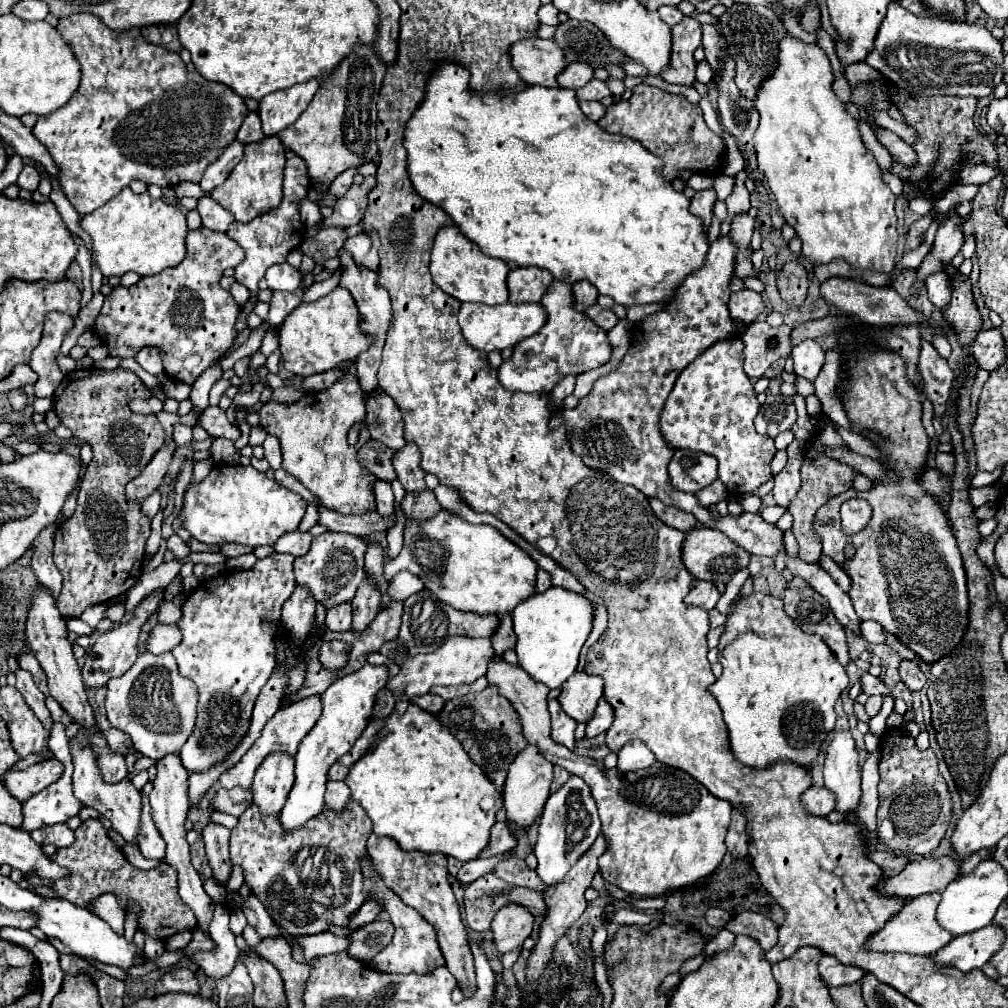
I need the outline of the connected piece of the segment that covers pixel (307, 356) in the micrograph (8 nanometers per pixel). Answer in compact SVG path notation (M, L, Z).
M337 286L333 292L329 292L325 298L319 298L311 304L297 306L283 322L281 334L279 334L279 348L283 366L297 376L311 376L319 372L327 372L341 362L357 360L359 352L365 352L371 346L371 340L363 336L363 330L359 328L359 310L355 308L353 296Z

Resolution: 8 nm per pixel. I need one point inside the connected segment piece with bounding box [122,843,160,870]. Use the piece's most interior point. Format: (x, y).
(132, 853)

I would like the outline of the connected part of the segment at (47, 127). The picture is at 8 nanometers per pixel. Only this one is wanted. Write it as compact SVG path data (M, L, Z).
M87 12L61 18L57 30L73 48L83 78L79 90L65 106L37 120L33 136L51 152L61 168L61 174L57 176L61 188L81 216L91 214L109 202L129 186L131 180L157 184L161 188L175 186L183 180L199 182L205 168L235 140L247 116L245 100L225 84L215 84L197 72L189 72L177 52L147 42L139 30L111 32L97 16Z

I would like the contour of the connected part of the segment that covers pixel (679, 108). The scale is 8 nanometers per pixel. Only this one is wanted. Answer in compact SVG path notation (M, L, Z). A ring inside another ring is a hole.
M649 84L635 86L633 96L629 100L619 100L613 106L609 106L605 118L599 120L599 126L611 134L635 138L649 152L663 158L663 176L667 180L675 180L683 170L717 176L725 164L727 146L713 130L709 130L709 126L703 120L701 108L697 104L693 106L683 96L665 92Z

